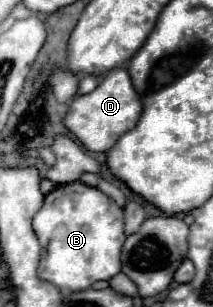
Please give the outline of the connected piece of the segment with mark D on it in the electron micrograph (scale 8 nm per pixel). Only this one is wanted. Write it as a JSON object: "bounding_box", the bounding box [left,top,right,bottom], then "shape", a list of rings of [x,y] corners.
{"bounding_box":[64,67,142,153],"shape":[[[118,67],[110,71],[92,93],[72,99],[72,103],[68,105],[68,113],[64,117],[64,125],[82,141],[82,145],[88,151],[98,153],[112,149],[118,137],[138,123],[140,113],[142,101],[132,85],[132,79],[124,67]]]}

